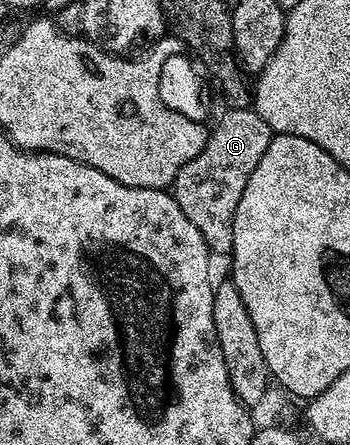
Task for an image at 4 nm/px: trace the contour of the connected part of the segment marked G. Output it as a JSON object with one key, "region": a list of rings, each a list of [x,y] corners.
{"region":[[[250,107],[245,109],[228,108],[224,116],[210,129],[205,146],[197,158],[185,162],[175,175],[173,195],[181,214],[193,222],[207,243],[208,253],[230,253],[233,246],[233,222],[241,194],[249,182],[249,174],[257,170],[261,154],[269,146],[272,138],[271,127]]]}

